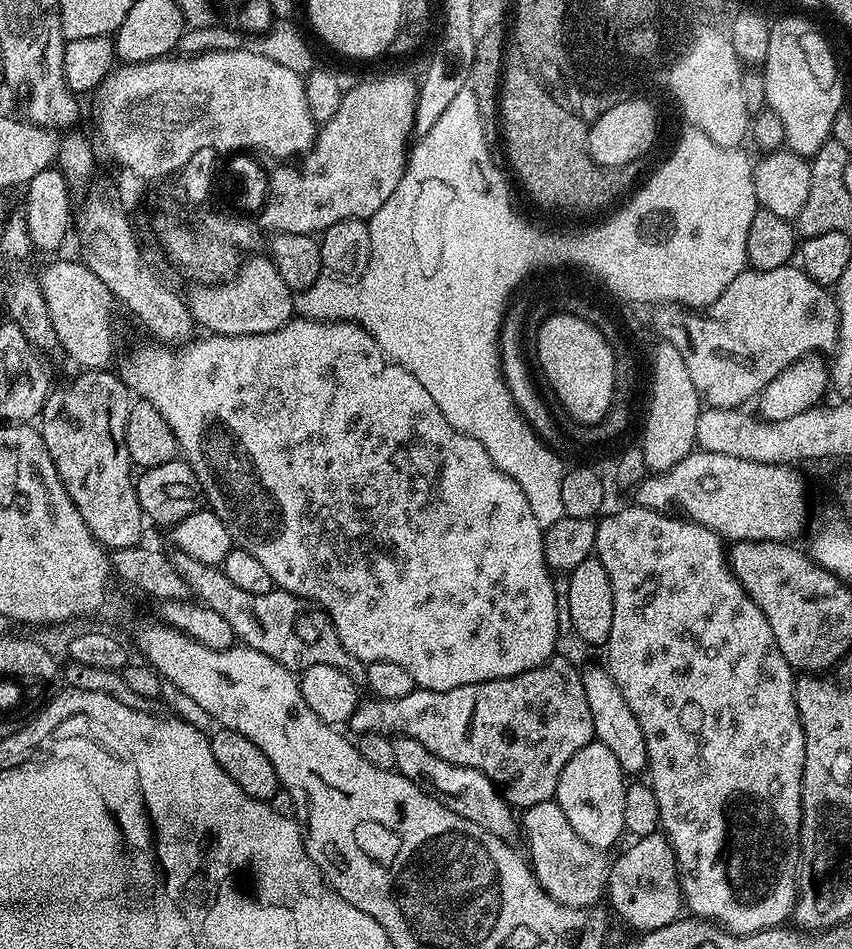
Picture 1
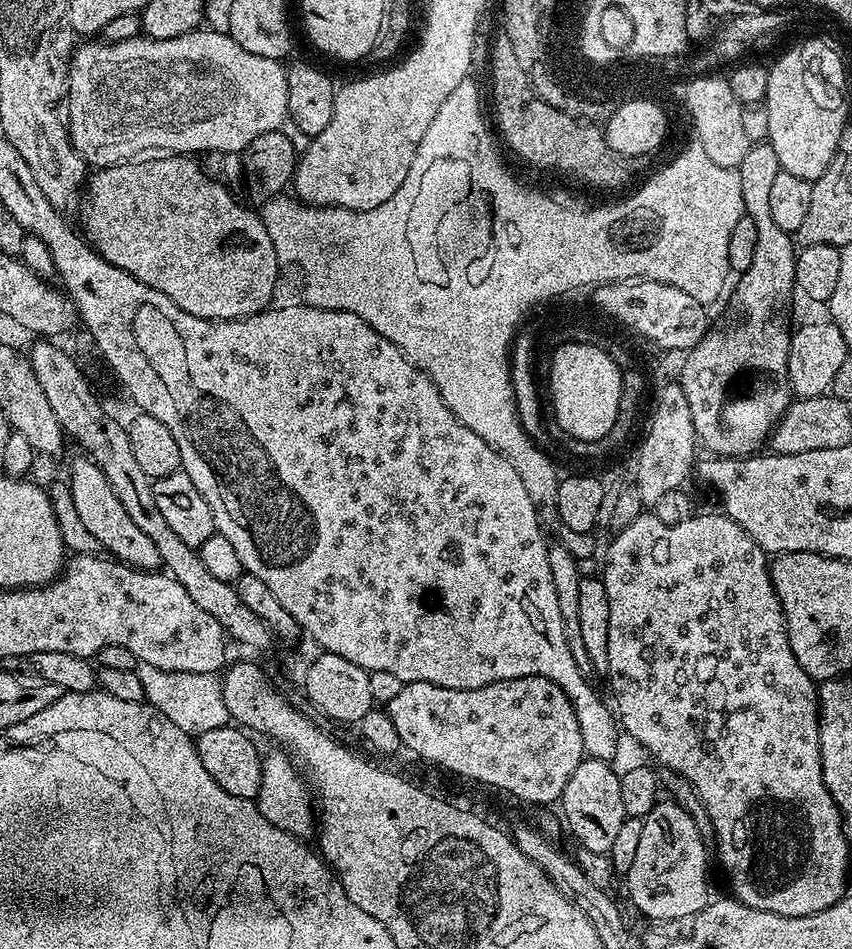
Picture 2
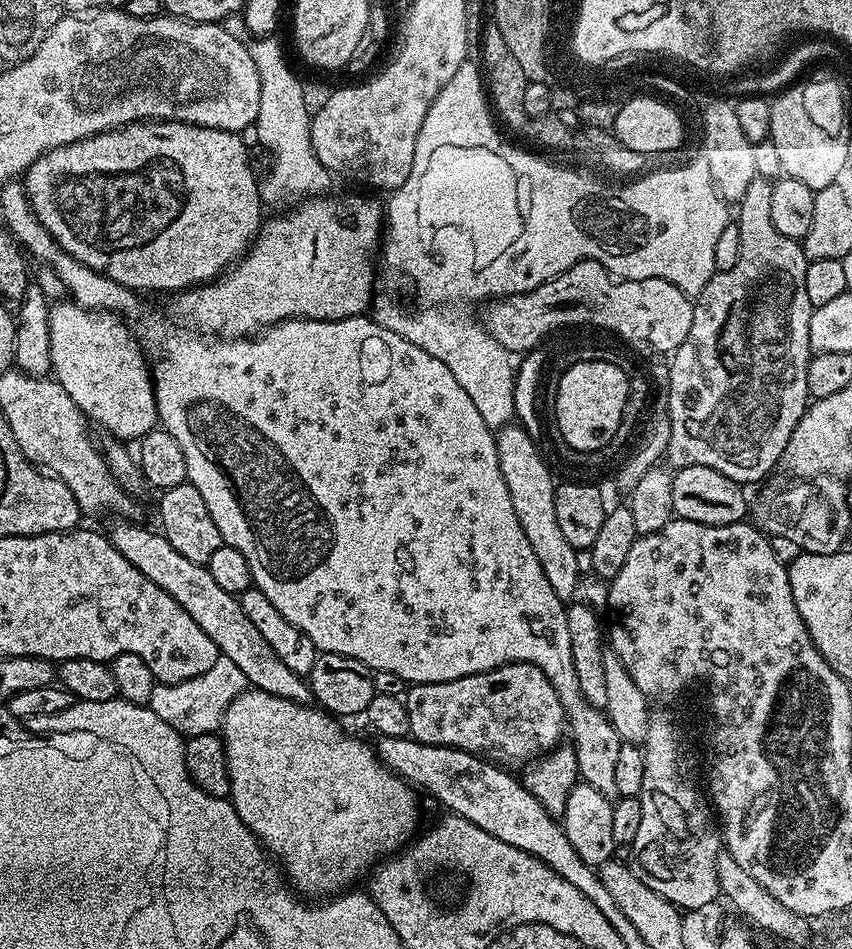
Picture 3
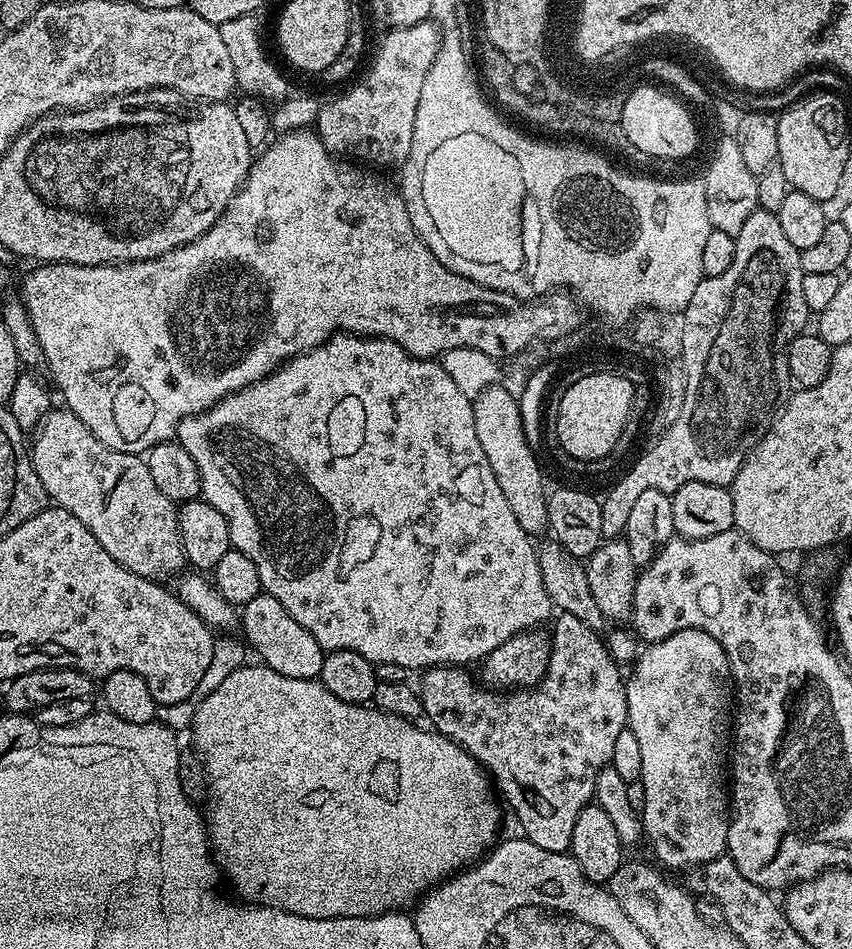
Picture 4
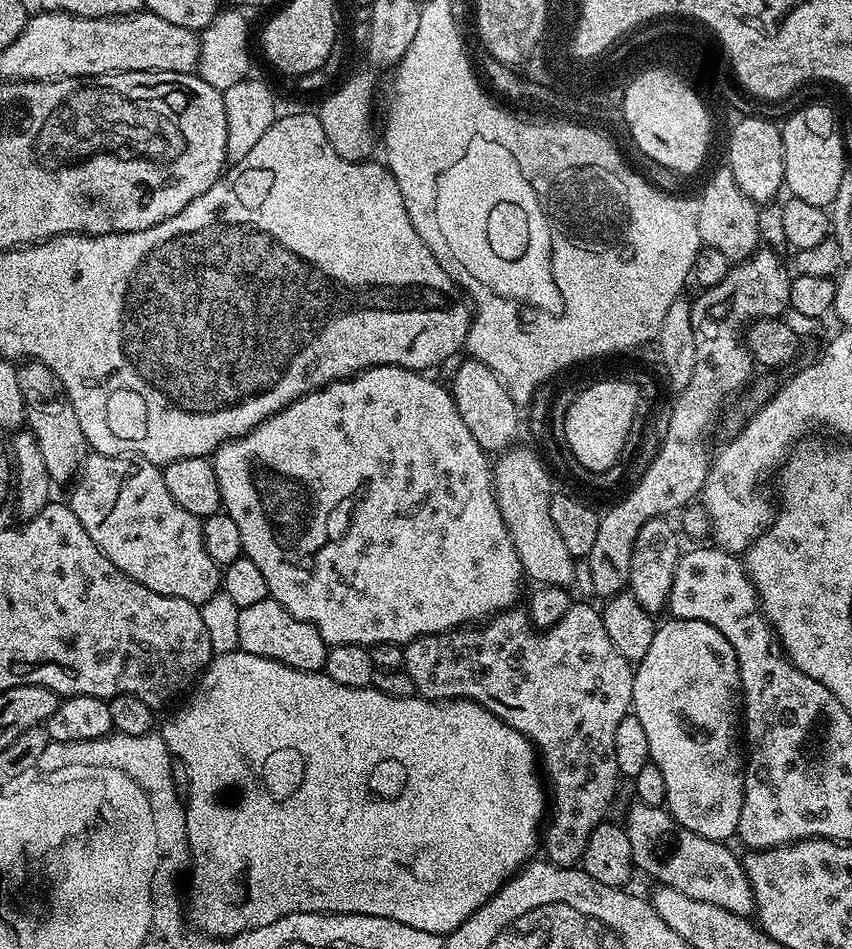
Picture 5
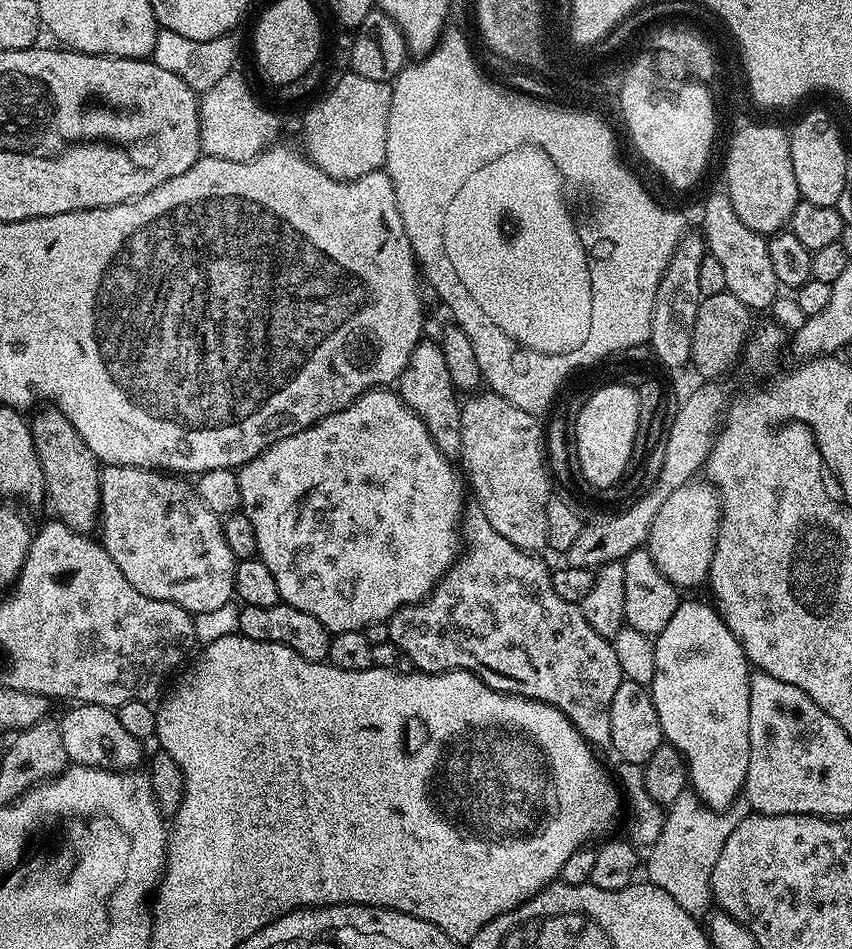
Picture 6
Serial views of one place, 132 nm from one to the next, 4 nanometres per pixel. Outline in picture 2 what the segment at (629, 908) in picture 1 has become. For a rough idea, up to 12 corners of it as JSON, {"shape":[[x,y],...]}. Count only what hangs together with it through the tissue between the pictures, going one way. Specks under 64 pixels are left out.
{"shape":[[674,802],[643,817],[628,896],[652,920],[708,905],[708,852]]}

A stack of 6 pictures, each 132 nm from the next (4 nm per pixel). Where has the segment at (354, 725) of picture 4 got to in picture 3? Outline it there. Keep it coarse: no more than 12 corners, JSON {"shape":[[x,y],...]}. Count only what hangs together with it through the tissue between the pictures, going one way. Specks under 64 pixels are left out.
{"shape":[[249,687],[238,818],[304,898],[418,832],[417,789],[337,717]]}

